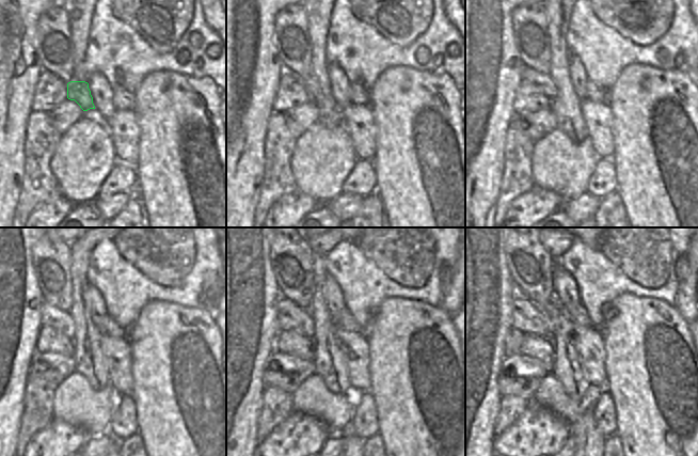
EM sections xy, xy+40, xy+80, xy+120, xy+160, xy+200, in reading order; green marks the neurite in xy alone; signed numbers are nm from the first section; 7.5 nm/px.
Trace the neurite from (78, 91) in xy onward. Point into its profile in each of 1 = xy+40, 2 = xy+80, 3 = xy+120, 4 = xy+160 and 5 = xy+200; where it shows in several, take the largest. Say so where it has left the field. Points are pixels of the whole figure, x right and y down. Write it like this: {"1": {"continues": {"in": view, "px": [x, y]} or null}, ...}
{"1": {"continues": {"in": "xy+40", "px": [311, 85]}}, "2": {"continues": {"in": "xy+80", "px": [543, 82]}}, "3": {"continues": {"in": "xy+120", "px": [51, 316]}}, "4": {"continues": {"in": "xy+160", "px": [290, 317]}}, "5": {"continues": {"in": "xy+200", "px": [526, 317]}}}

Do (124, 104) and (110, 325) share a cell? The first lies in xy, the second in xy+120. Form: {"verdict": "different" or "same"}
{"verdict": "same"}

